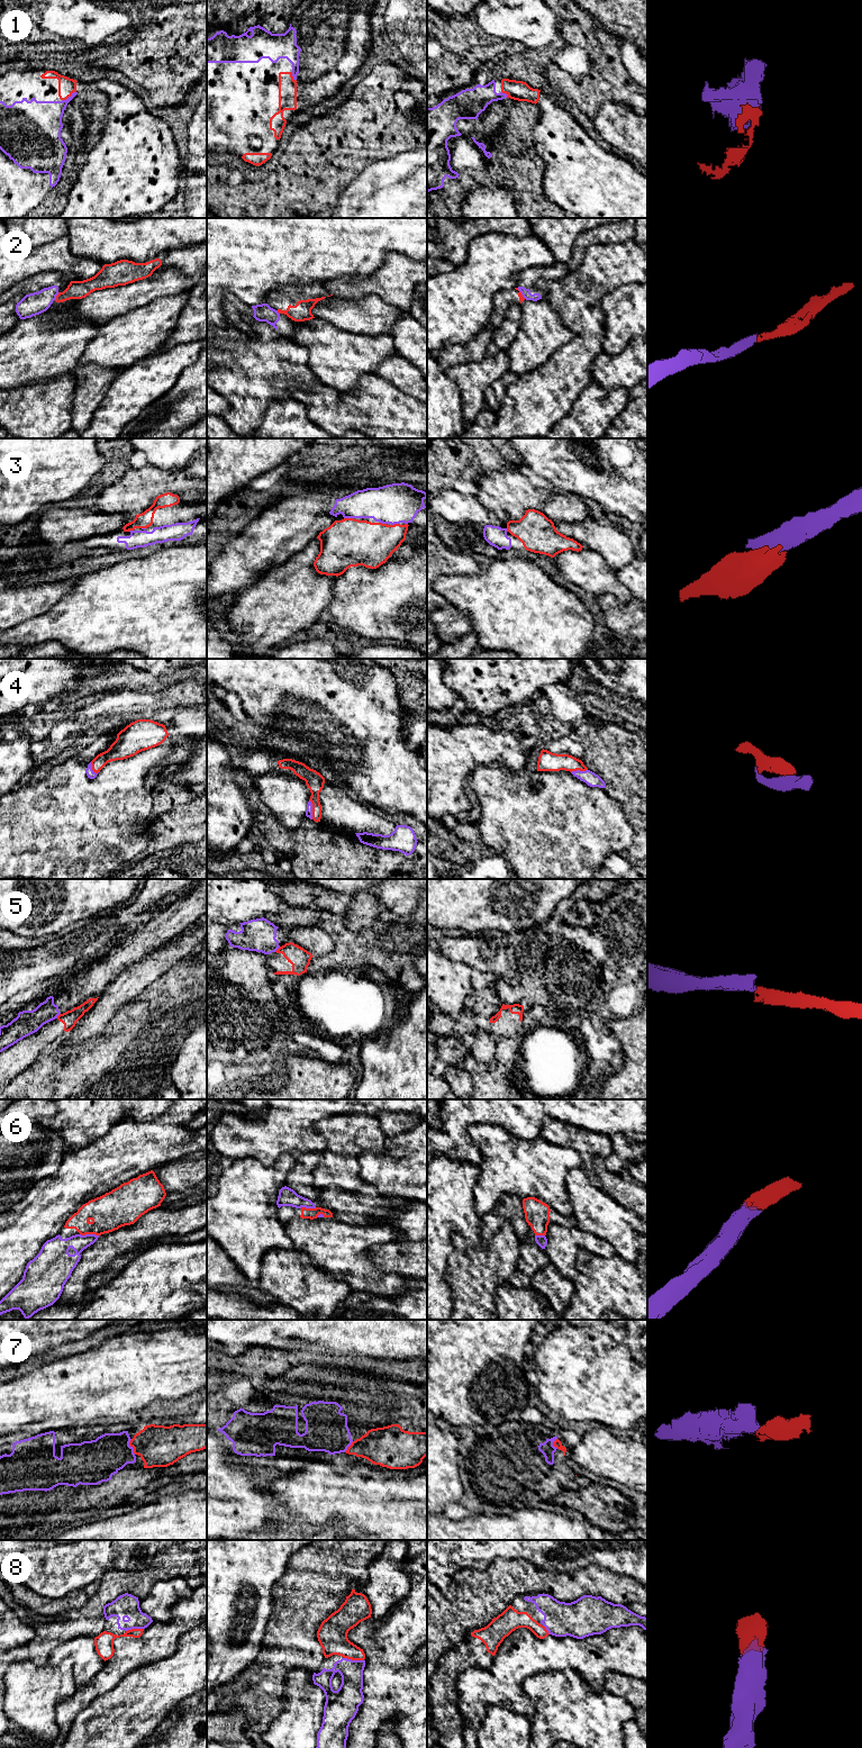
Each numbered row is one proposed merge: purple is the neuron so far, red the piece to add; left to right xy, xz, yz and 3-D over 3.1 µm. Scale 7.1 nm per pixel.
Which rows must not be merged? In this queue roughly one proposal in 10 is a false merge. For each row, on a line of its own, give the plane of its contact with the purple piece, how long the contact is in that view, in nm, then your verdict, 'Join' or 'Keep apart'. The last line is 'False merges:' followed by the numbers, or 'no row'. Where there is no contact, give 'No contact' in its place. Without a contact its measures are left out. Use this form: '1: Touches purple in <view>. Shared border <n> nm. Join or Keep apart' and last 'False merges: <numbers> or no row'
1: Touches purple in xy. Shared border 120 nm. Join
2: Touches purple in xy. Shared border 50 nm. Keep apart
3: Touches purple in xz. Shared border 70 nm. Join
4: Touches purple in xz. Shared border 150 nm. Join
5: Touches purple in xz. Shared border 60 nm. Keep apart
6: Touches purple in xy. Shared border 140 nm. Join
7: Touches purple in xy. Shared border 120 nm. Join
8: Touches purple in xz. Shared border 150 nm. Join
False merges: 2, 5

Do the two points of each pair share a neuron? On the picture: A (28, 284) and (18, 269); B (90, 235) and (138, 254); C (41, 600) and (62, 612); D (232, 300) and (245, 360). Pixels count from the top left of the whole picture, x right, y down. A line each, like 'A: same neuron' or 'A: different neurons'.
A: different neurons
B: same neuron
C: different neurons
D: different neurons

